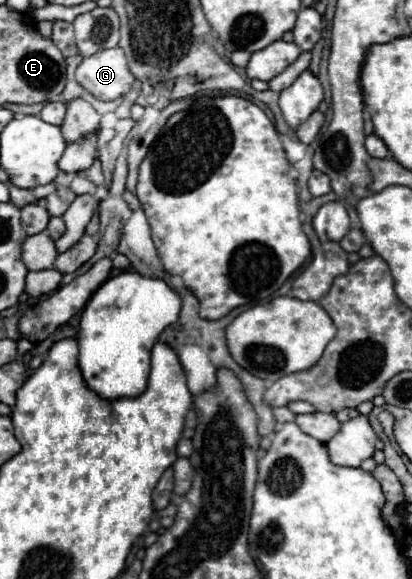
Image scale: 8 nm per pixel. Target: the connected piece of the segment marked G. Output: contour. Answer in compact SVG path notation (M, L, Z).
M109 48L85 58L79 64L75 78L99 100L115 100L123 96L135 80L121 48Z

